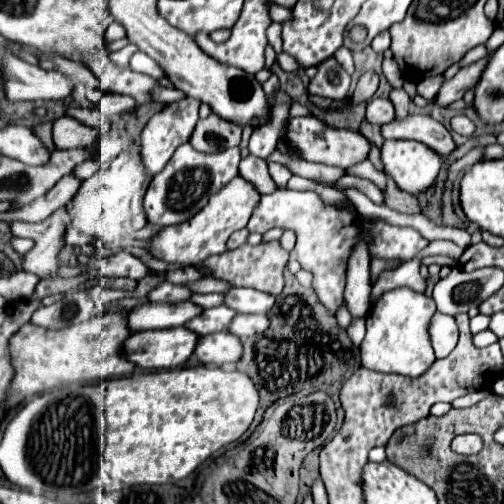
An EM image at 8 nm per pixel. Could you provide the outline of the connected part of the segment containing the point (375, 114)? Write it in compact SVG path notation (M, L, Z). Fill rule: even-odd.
M375 97L375 99L367 101L367 121L369 123L385 125L385 123L391 123L393 119L395 119L395 109L389 99Z

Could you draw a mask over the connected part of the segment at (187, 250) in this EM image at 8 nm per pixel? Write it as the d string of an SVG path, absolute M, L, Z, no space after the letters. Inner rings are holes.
M237 175L219 193L215 193L195 217L191 217L189 221L181 225L159 229L157 237L151 241L151 253L157 259L163 259L167 263L185 263L185 265L197 265L211 255L223 253L227 251L225 243L229 235L237 229L247 227L251 219L251 211L255 211L255 207L259 205L259 199L261 199L259 191L255 191L251 183L247 183L241 175Z

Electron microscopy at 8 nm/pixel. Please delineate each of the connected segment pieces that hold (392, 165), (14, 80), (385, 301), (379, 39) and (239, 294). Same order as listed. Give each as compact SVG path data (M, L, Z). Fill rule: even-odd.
M385 141L381 161L385 175L411 195L429 189L441 167L441 157L419 141Z
M15 55L3 59L5 91L11 101L35 99L65 99L73 91L73 81L61 71L47 71L39 65L29 65Z
M397 287L385 291L379 297L379 303L371 307L365 319L367 335L361 343L363 367L381 373L399 373L405 377L423 375L435 361L435 353L427 331L433 313L435 313L435 301L423 293L415 293L409 287Z
M383 31L383 33L379 33L379 35L371 41L371 47L373 47L373 51L383 53L383 51L389 49L389 43L391 43L391 39L389 39L389 31Z
M229 289L223 303L237 313L267 313L273 307L275 297L255 289Z

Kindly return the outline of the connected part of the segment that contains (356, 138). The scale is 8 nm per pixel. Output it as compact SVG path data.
M293 117L293 119L289 119L287 143L291 143L291 147L295 147L295 151L299 151L299 157L305 161L335 165L341 169L347 169L347 167L367 159L367 155L369 155L369 141L361 133L331 127L323 119L317 119L317 117Z

